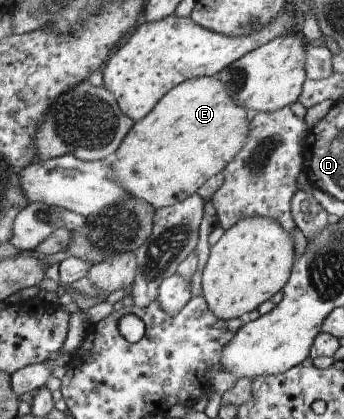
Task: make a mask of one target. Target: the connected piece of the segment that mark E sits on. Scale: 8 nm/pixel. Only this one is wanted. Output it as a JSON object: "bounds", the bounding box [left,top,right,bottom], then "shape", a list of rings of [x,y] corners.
{"bounds":[113,76,250,207],"shape":[[[214,76],[188,79],[174,87],[158,102],[158,105],[144,118],[137,121],[124,139],[124,143],[113,156],[114,179],[126,187],[134,198],[155,207],[170,207],[180,203],[196,191],[216,173],[221,173],[248,139],[250,111],[234,99],[229,85]]]}

